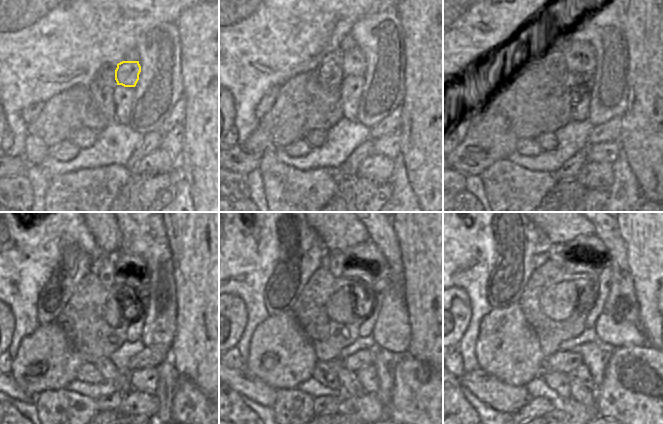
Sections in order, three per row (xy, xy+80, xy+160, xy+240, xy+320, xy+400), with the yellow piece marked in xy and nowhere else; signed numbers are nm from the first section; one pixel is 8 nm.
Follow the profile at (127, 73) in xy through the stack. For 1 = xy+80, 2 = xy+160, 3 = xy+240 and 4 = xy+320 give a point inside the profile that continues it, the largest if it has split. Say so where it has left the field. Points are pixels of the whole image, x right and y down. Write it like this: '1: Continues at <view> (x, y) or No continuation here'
1: Continues at xy+80 (354, 63)
2: Continues at xy+160 (578, 55)
3: Continues at xy+240 (135, 269)
4: Continues at xy+320 (358, 257)

